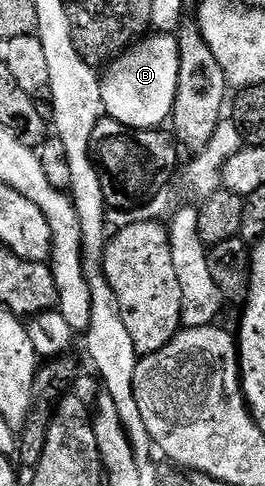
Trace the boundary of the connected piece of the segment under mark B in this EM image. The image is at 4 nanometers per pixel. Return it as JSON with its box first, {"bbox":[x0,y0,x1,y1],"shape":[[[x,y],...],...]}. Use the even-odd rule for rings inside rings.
{"bbox":[101,33,180,131],"shape":[[[150,33],[126,48],[101,76],[103,109],[124,129],[149,131],[171,118],[180,77],[179,40],[170,33]]]}

